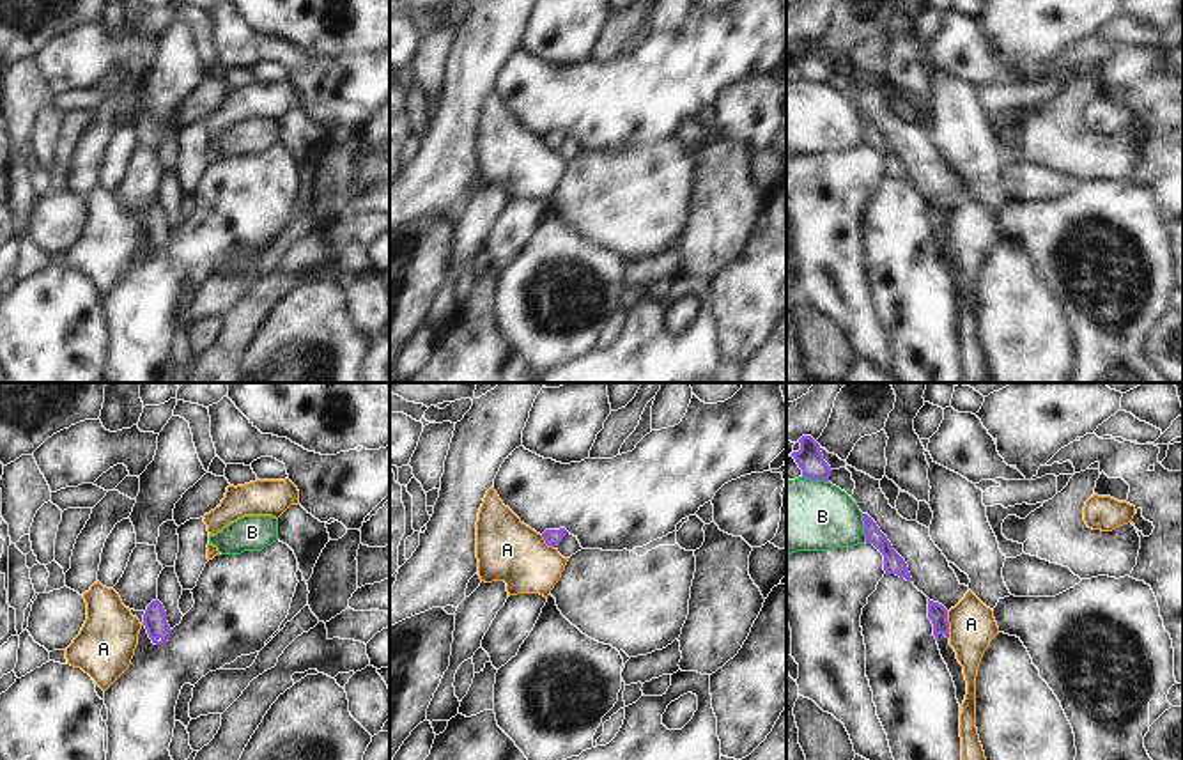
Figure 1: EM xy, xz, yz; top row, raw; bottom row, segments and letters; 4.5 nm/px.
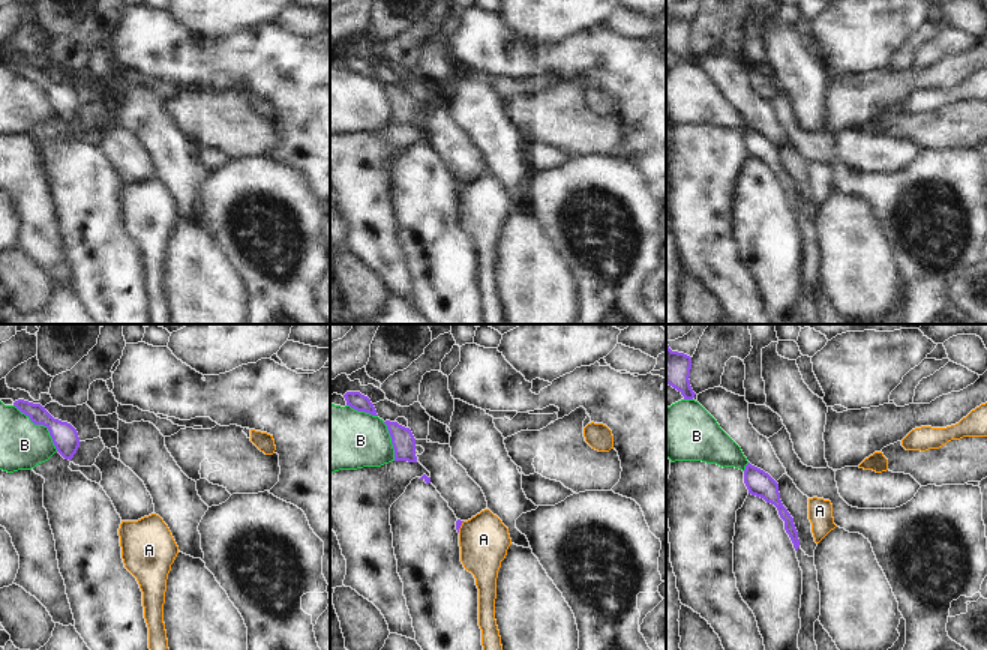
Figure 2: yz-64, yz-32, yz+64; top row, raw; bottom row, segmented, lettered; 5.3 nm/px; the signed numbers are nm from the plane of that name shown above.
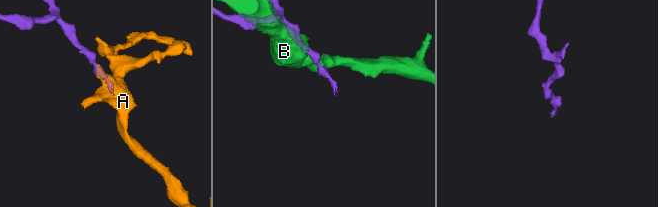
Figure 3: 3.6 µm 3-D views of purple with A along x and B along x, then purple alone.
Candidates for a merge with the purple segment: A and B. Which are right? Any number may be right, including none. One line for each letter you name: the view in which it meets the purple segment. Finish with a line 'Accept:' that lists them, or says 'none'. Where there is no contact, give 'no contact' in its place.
Accept: none

